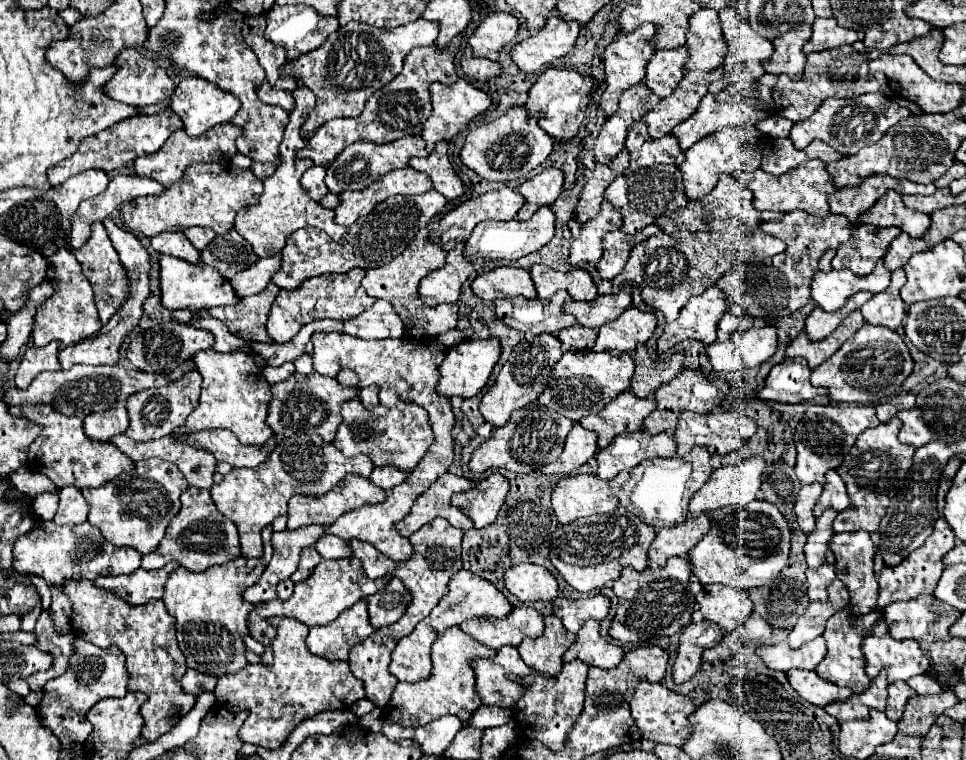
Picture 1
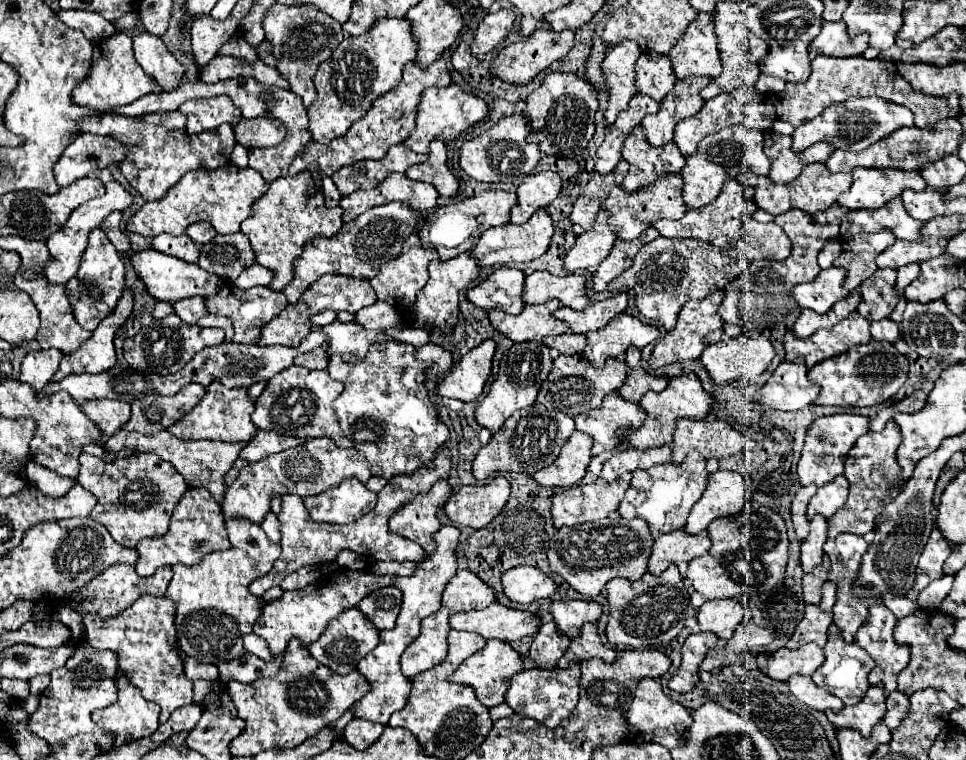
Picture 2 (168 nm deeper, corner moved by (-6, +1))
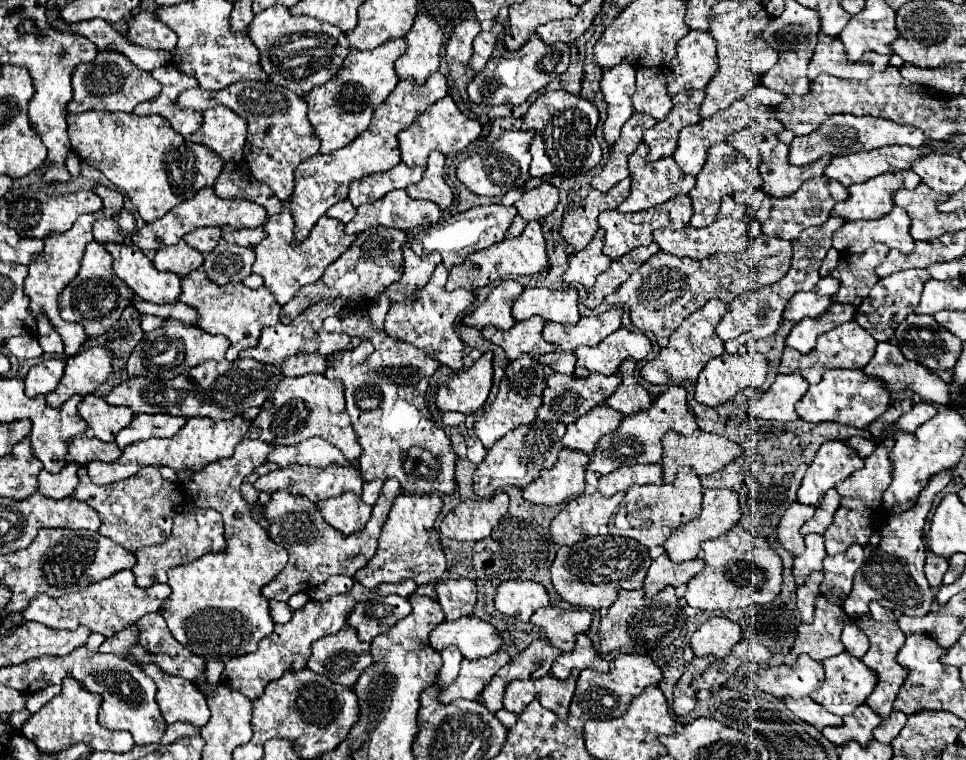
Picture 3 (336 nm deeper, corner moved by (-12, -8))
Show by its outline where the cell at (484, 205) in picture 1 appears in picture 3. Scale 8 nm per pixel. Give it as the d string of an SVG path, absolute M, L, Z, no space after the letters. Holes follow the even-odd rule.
M504 205L472 207L468 211L462 211L462 213L448 217L444 221L438 221L436 225L430 225L414 236L410 247L417 255L440 253L444 267L452 269L454 265L464 263L468 253L486 249L486 247L502 241L506 237L506 231L508 231L512 219L516 217L516 213L518 211L514 205L512 207L504 207Z

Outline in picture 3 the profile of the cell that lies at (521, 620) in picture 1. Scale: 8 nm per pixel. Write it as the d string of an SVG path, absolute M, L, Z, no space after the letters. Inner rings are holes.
M460 617L456 621L444 621L430 633L428 641L436 651L448 645L456 645L466 659L488 657L496 653L504 643L498 629L478 617Z

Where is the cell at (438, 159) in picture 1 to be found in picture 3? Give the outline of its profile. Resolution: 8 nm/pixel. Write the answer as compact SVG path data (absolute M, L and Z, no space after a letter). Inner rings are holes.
M432 151L428 157L426 173L420 183L408 187L408 195L412 199L428 199L434 201L440 209L448 209L452 205L452 189L444 181L444 161L446 157L440 151Z

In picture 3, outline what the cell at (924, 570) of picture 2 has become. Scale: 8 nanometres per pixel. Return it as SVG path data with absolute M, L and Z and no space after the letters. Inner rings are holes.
M928 551L924 573L926 573L926 579L928 579L932 589L942 585L942 577L944 577L946 569L948 569L948 559L940 557L940 555L932 555L932 551Z

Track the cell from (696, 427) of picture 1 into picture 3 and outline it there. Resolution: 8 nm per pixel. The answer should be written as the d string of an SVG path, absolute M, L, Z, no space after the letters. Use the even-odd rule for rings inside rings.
M668 431L668 435L664 435L662 439L664 443L664 457L662 457L662 467L664 467L664 483L672 483L676 479L676 471L684 465L694 467L694 471L698 475L712 475L714 471L722 471L722 467L726 467L728 463L736 461L740 455L744 455L742 447L734 441L730 441L724 435L714 435L714 433L696 433L690 437L678 435L676 431Z

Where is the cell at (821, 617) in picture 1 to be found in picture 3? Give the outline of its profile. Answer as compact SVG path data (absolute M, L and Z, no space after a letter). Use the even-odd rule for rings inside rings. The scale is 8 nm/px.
M838 613L836 619L830 617L826 621L814 621L810 625L802 623L798 627L798 637L792 647L792 651L786 655L786 663L792 665L796 663L798 655L806 653L816 661L834 657L844 651L844 645L840 641L840 631L842 631L842 619L844 615Z

